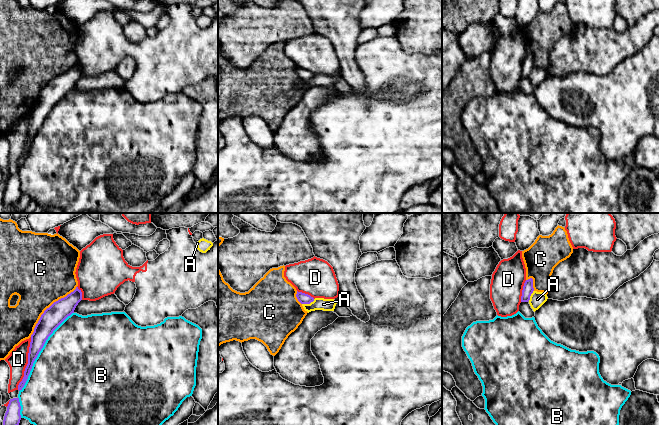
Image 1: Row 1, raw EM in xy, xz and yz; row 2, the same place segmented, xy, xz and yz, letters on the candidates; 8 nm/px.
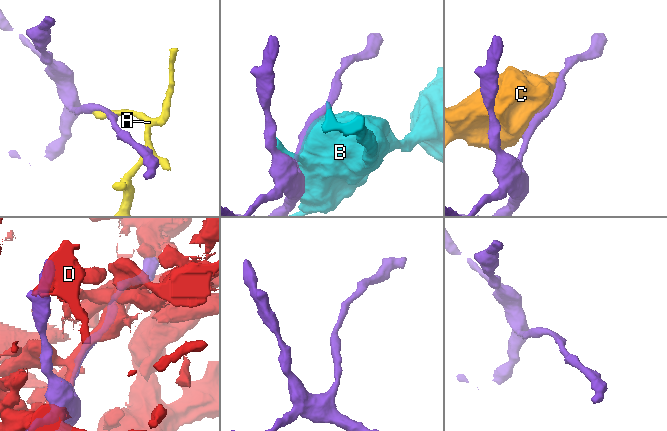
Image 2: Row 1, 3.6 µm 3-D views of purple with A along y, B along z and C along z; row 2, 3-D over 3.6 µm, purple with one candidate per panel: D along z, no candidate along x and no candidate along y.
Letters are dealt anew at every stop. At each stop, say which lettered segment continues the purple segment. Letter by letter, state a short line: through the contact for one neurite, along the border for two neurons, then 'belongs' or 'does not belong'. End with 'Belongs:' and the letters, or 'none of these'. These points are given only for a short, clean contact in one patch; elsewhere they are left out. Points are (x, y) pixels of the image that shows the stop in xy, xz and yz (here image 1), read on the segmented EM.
A: line xz (314, 299), (309, 303), (302, 304); does not belong
B: does not belong
C: does not belong
D: does not belong
Belongs: none of these

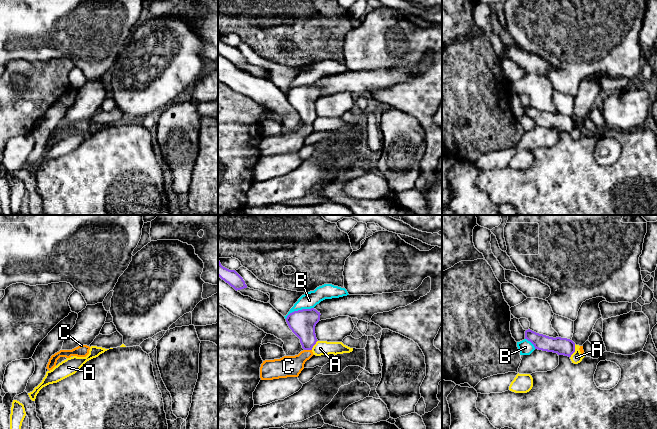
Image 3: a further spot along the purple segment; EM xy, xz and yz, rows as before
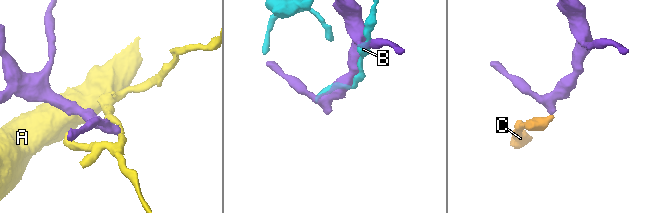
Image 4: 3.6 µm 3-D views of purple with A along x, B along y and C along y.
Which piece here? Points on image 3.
A: line yz (575, 344), (575, 350), (570, 357); does not belong
B: does not belong
C: line xz (302, 323), (307, 335), (308, 349), (292, 366), (288, 366); belongs
Belongs: C

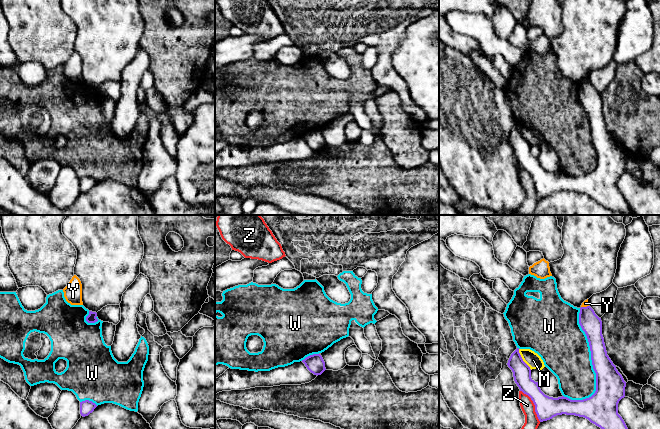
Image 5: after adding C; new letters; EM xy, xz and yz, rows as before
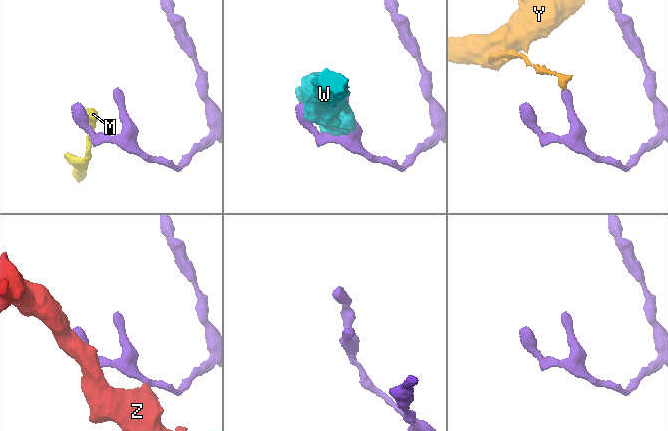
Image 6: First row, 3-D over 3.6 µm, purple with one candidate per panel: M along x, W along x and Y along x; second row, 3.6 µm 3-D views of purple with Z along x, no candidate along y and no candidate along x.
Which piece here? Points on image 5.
M: line yz (518, 349), (522, 360), (531, 369); does not belong
W: does not belong
Y: line yz (588, 305), (581, 307); does not belong
Z: does not belong
Belongs: none of these

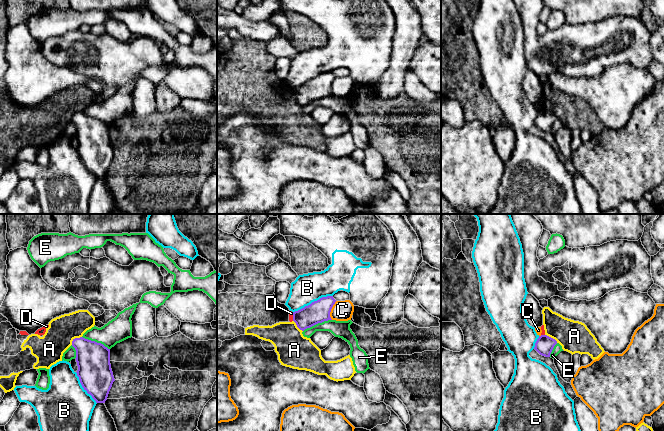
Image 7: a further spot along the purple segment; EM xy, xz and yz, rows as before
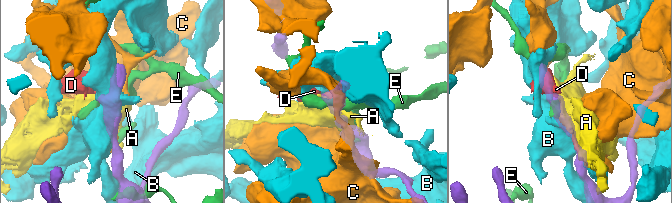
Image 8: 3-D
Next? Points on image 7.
A: line xy (81, 336), (76, 337), (71, 344); does not belong
B: does not belong
C: does not belong
D: line xz (292, 312), (293, 320); does not belong
E: line xz (331, 319), (318, 322), (303, 331); does not belong
Belongs: none of these

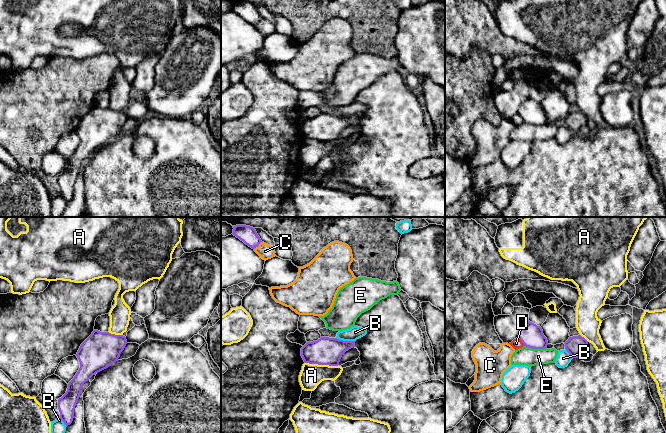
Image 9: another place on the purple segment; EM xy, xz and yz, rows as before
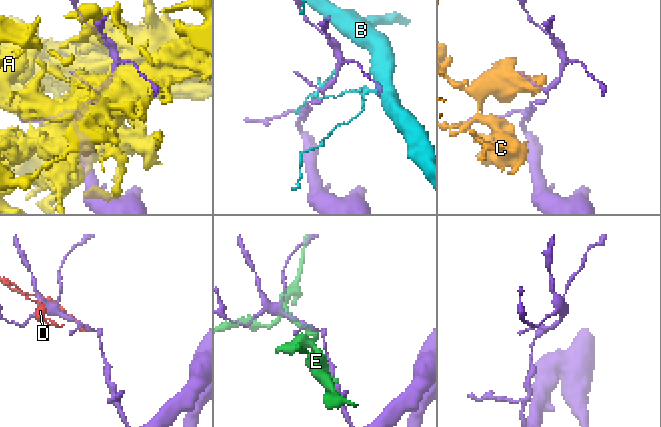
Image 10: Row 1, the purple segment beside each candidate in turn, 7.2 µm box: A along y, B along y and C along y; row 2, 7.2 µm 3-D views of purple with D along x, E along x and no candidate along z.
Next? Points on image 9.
A: does not belong
B: does not belong
C: line xz (261, 241), (254, 249); does not belong
D: does not belong
E: line yz (524, 345), (530, 348), (546, 348); does not belong
Belongs: none of these

